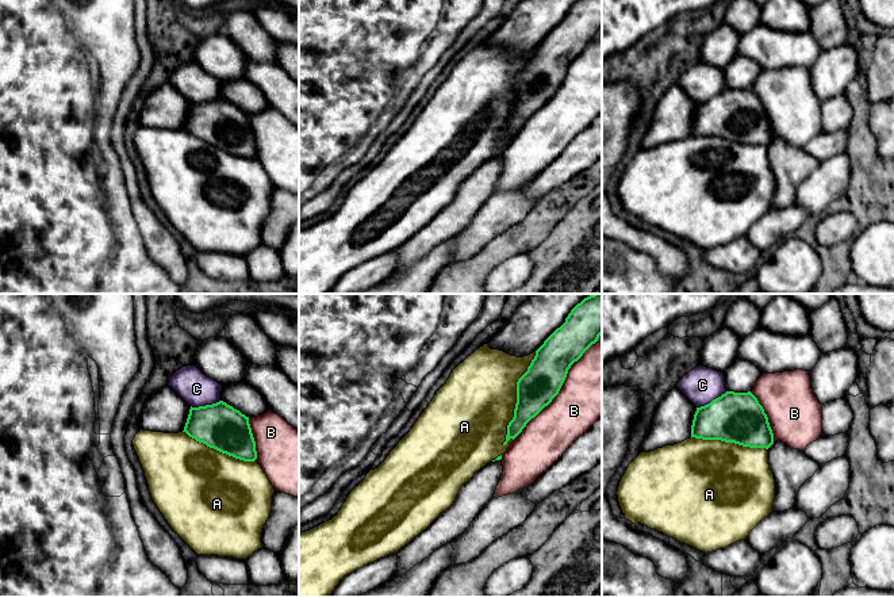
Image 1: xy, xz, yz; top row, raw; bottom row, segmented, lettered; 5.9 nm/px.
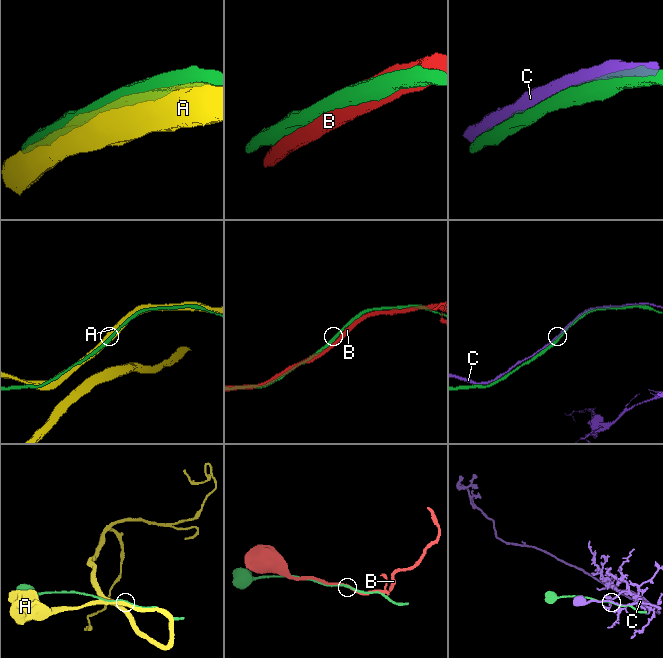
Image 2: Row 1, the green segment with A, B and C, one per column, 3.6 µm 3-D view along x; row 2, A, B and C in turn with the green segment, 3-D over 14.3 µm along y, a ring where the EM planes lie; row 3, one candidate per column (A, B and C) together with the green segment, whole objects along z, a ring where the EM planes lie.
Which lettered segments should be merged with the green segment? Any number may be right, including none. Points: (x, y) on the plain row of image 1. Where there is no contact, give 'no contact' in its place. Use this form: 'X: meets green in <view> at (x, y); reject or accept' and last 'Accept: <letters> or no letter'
A: meets green in xz at (517, 96); reject
B: meets green in xz at (559, 87); reject
C: meets green in yz at (713, 96); reject
Accept: no letter

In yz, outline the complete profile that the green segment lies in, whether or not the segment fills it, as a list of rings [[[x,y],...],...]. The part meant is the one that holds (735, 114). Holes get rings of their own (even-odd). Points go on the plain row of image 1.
[[[726,88],[710,100],[697,104],[691,134],[766,146],[774,141],[768,114],[751,88]]]

